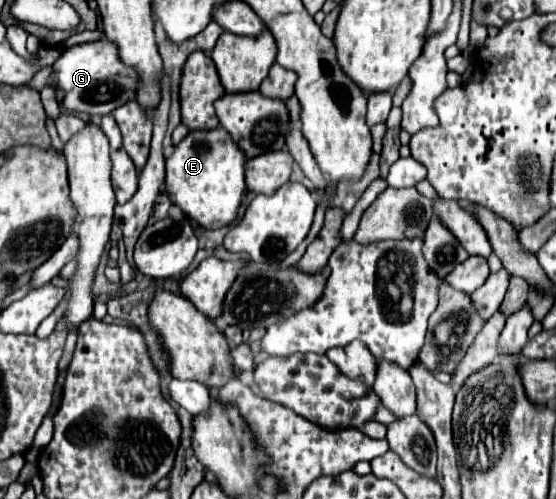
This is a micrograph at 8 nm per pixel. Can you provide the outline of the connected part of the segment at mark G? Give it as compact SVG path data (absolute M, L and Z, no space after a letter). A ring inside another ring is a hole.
M100 39L94 43L82 43L68 47L52 65L52 75L48 85L56 89L56 101L70 113L86 113L88 117L94 115L108 115L116 107L124 105L128 99L134 97L136 91L136 75L118 61L116 49L108 39Z

